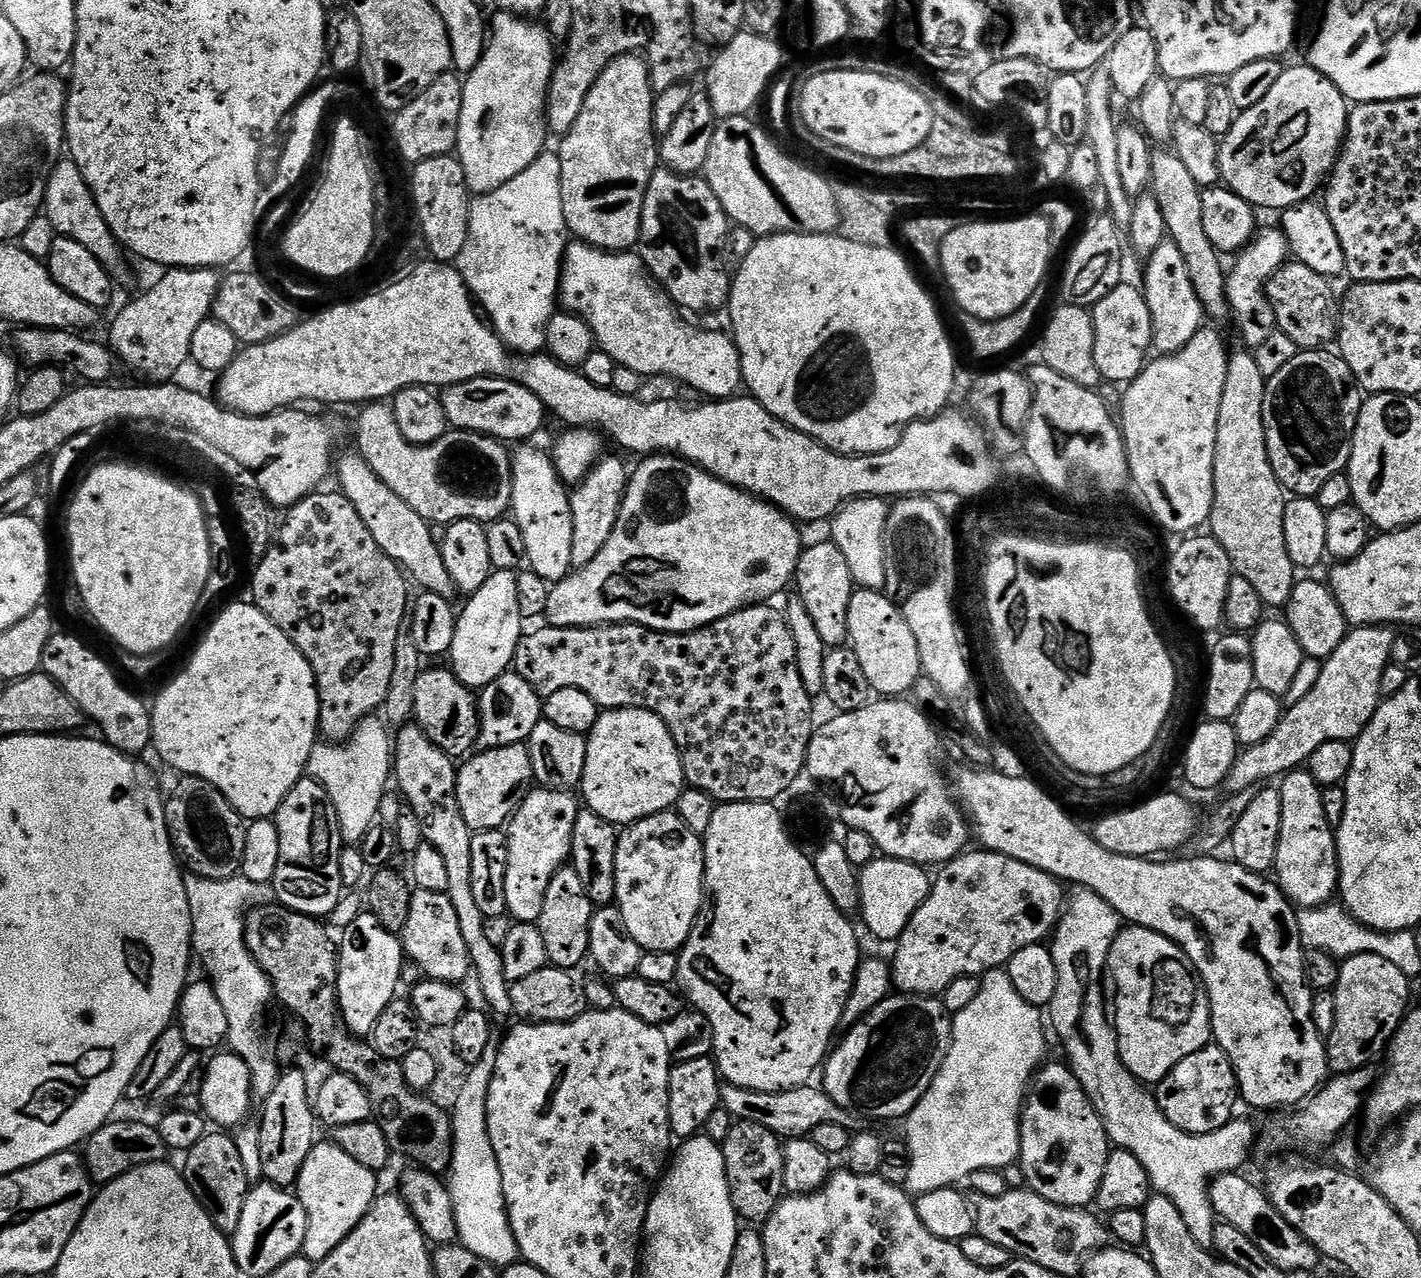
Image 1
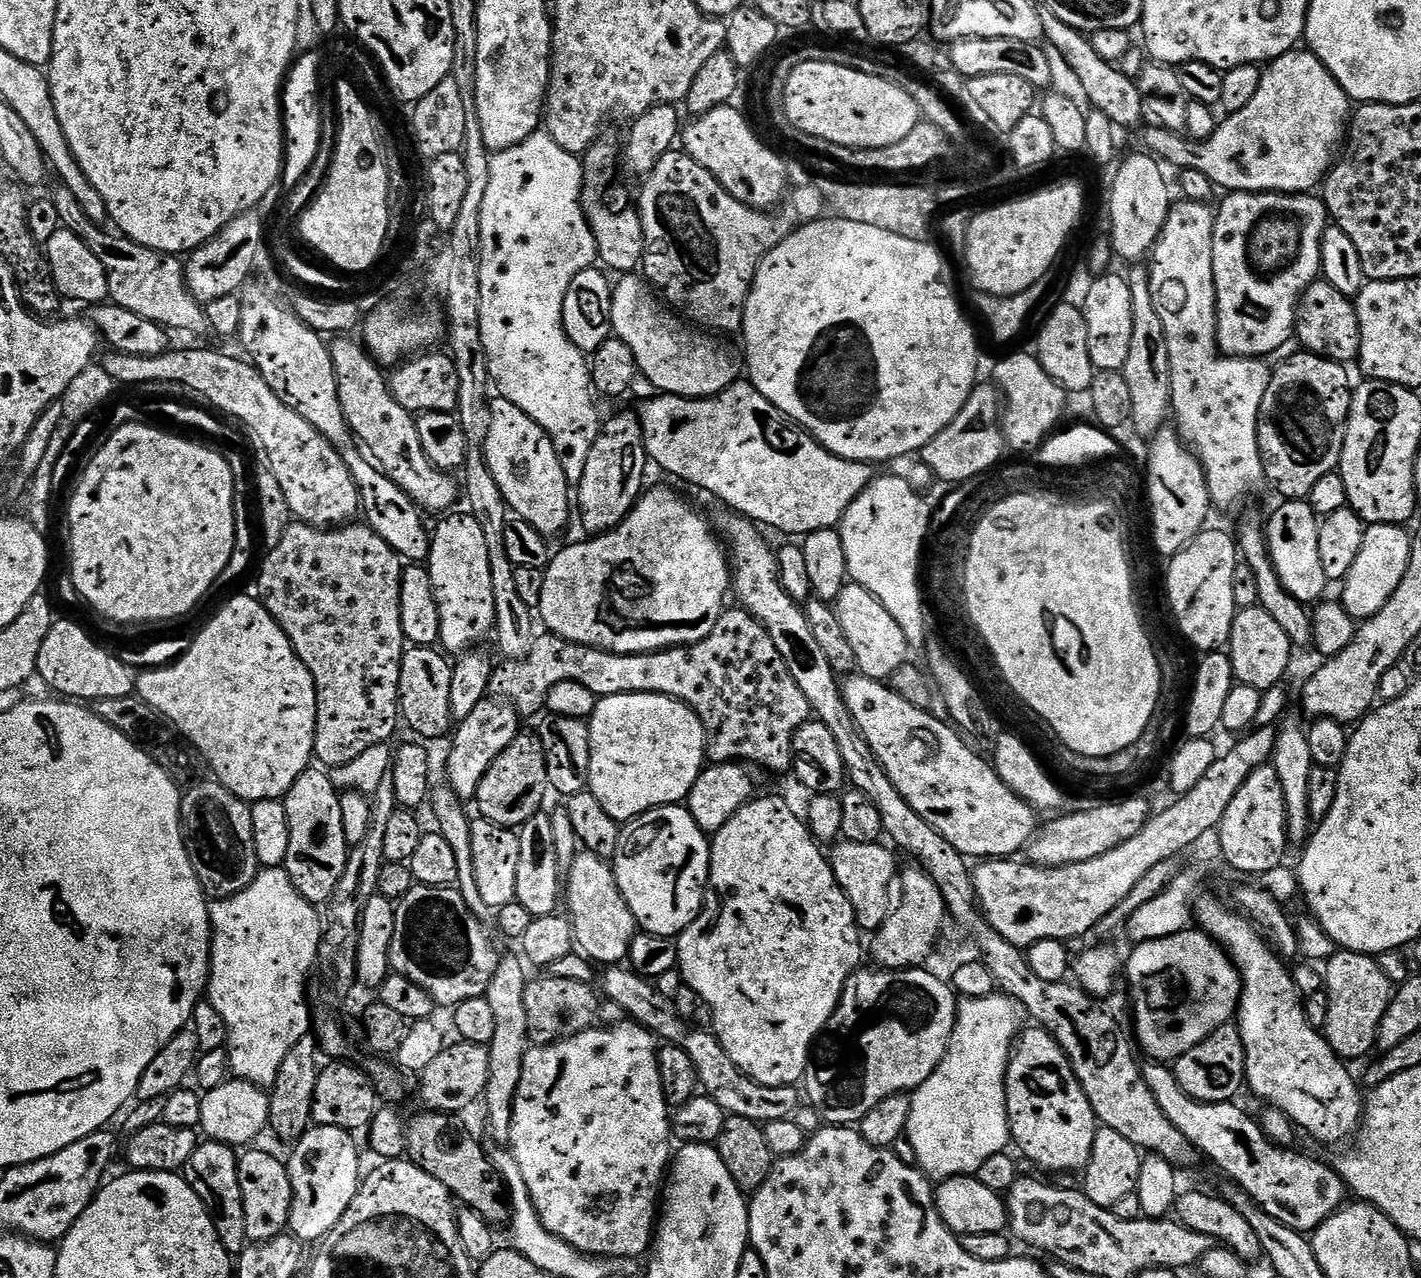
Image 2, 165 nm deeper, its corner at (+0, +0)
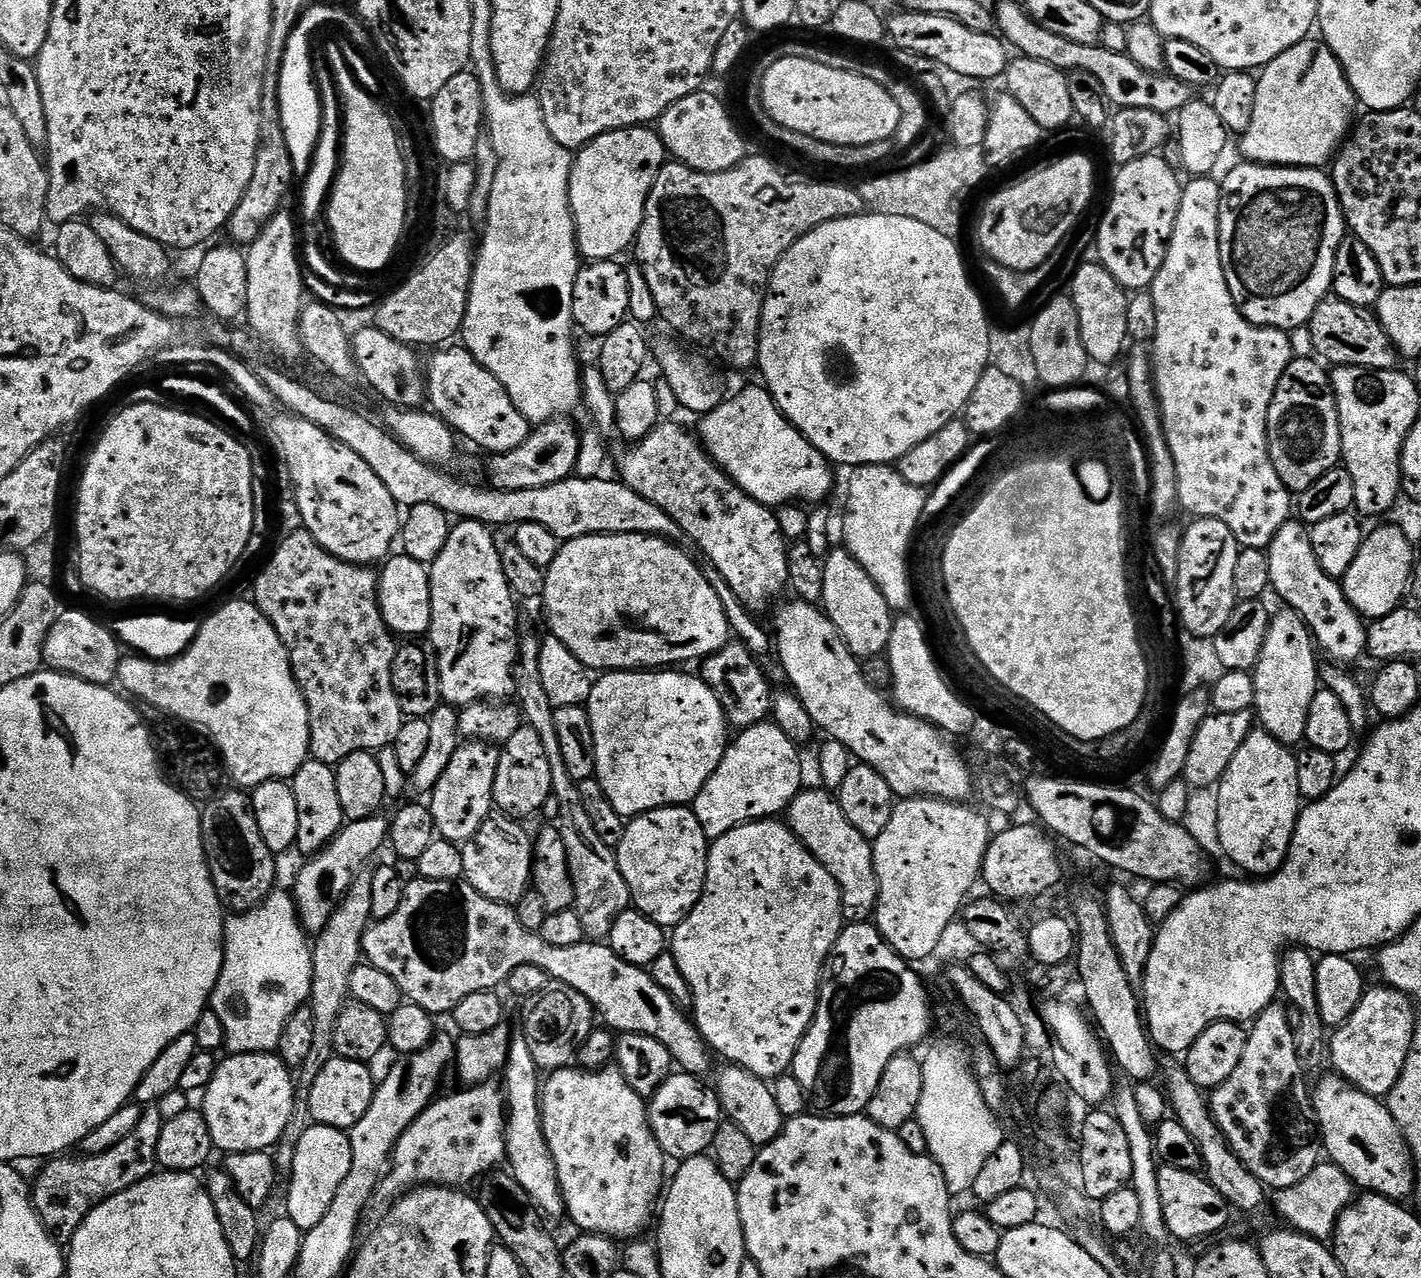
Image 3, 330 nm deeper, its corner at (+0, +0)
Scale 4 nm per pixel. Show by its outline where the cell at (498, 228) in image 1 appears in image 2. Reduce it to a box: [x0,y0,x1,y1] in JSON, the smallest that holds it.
[480,130,602,485]

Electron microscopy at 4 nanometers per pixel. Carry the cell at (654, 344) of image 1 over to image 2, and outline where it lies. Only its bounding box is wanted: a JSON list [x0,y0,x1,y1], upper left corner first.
[612,274,742,398]

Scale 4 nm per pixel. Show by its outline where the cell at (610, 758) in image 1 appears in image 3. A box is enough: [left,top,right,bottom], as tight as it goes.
[586,670,730,818]

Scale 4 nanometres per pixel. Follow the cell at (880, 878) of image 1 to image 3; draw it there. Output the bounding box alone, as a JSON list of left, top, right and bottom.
[786,787,880,922]

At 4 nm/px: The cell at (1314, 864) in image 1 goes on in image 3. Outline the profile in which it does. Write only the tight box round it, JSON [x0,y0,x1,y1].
[1252,607,1321,746]

